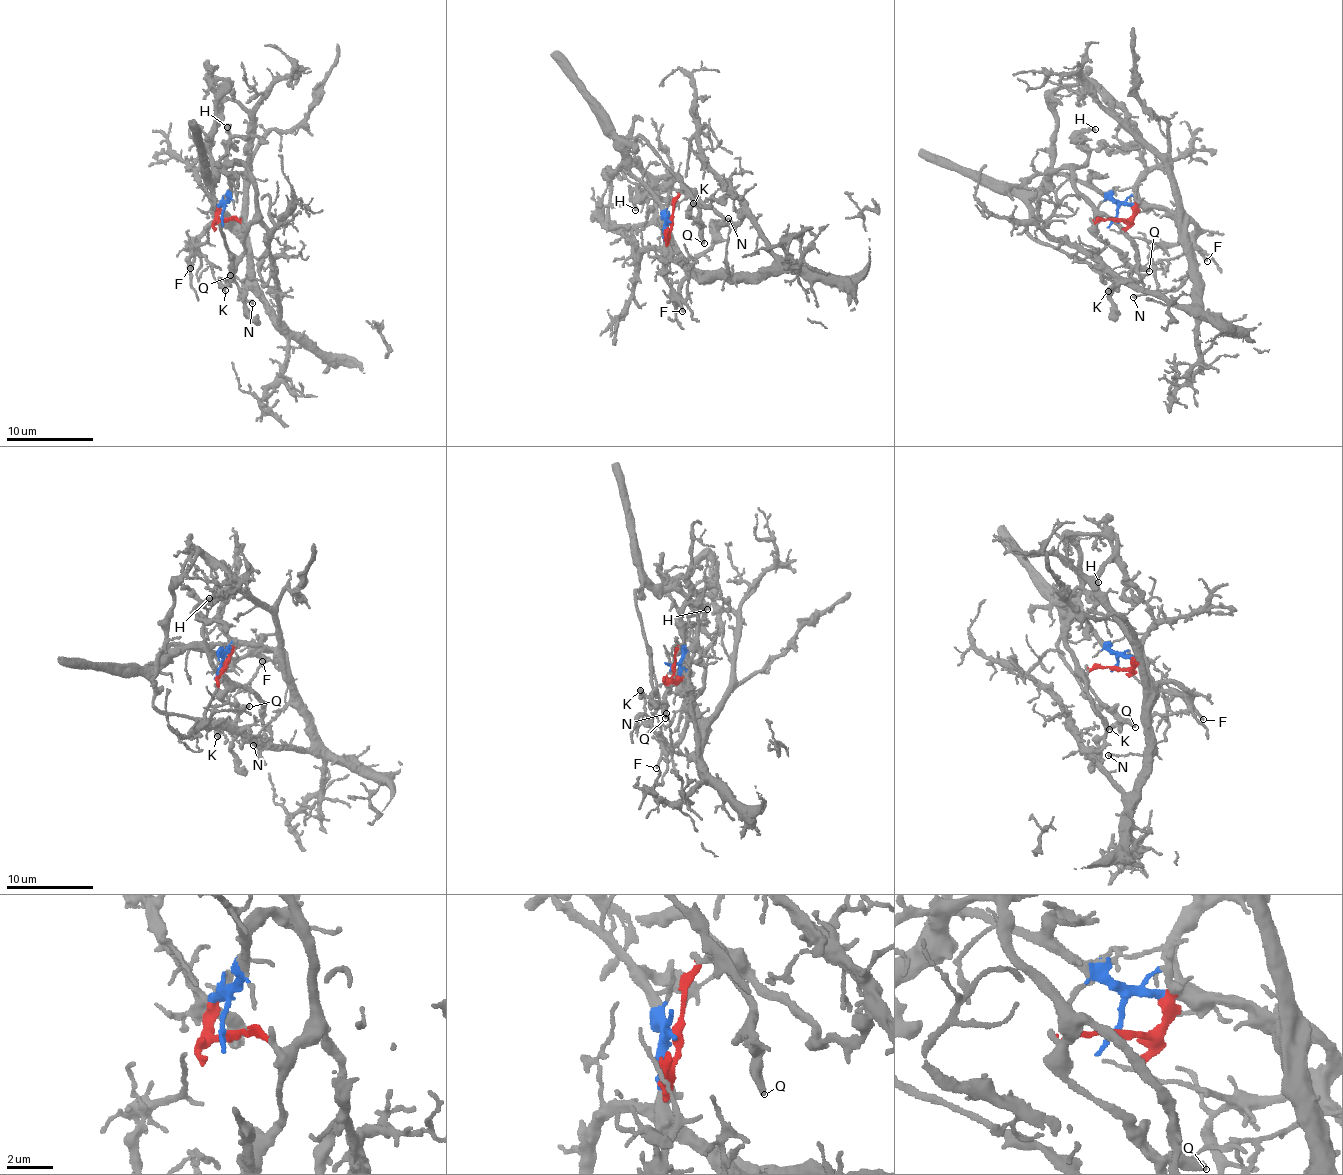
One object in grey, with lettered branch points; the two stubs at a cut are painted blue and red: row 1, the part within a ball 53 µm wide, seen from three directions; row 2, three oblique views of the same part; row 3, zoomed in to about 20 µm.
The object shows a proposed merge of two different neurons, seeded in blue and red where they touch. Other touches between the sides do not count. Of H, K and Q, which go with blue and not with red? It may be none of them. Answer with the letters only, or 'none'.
none

